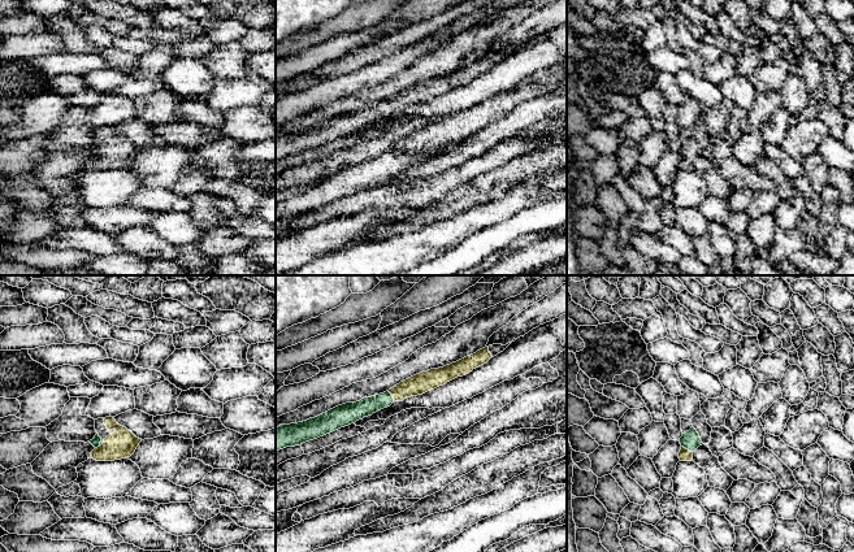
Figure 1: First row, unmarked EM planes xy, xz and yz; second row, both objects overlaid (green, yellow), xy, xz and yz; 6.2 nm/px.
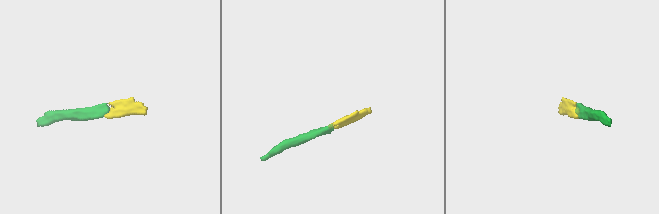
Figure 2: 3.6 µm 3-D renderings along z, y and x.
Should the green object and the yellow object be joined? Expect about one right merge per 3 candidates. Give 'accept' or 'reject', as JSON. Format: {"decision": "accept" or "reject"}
{"decision": "accept"}

